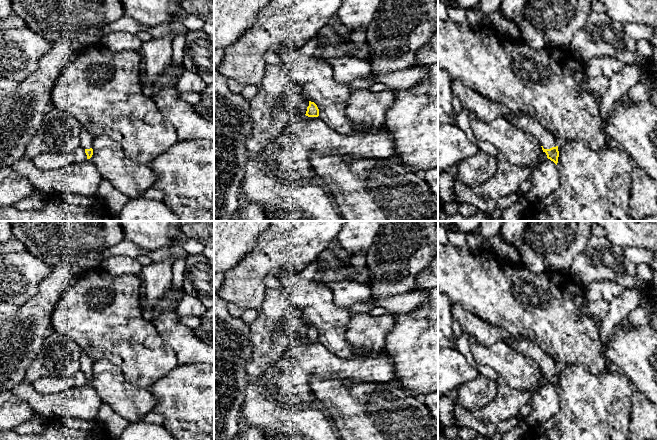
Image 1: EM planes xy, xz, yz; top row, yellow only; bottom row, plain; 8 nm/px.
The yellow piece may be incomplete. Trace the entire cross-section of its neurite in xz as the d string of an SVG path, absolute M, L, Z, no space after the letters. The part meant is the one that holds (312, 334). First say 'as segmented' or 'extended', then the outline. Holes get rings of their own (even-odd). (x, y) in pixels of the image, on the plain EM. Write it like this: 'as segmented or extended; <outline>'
as segmented; M309 325L309 330L307 331L306 340L308 341L318 341L319 333L314 326Z

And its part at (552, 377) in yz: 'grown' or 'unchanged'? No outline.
grown

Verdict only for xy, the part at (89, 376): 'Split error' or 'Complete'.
Split error

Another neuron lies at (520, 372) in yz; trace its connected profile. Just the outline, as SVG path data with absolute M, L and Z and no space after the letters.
M472 336L468 338L470 351L478 365L493 368L513 389L534 391L539 388L543 374L535 360L520 354L504 341L487 347L478 344Z

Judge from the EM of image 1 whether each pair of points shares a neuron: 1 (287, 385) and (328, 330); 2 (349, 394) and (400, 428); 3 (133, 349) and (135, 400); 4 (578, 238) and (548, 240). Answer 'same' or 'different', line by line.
1: different
2: same
3: different
4: same

